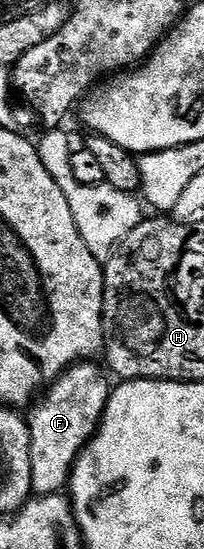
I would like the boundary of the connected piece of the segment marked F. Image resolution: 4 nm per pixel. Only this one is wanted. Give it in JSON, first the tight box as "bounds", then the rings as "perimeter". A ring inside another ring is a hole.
{"bounds":[28,361,111,495],"perimeter":[[[82,361],[62,371],[28,412],[33,495],[56,495],[66,490],[73,464],[101,426],[111,383],[105,380],[106,372],[95,364],[93,361]]]}

